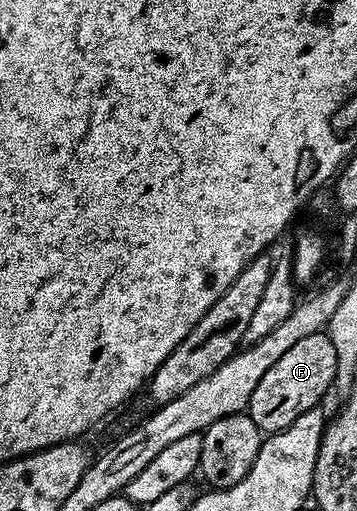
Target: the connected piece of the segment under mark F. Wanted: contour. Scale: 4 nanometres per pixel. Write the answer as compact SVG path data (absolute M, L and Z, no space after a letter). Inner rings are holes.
M310 335L301 337L293 349L288 349L275 364L269 368L269 373L261 377L257 389L253 389L253 397L249 401L246 414L259 426L260 432L274 433L293 425L301 413L320 406L341 368L337 361L337 349L333 349L333 341L326 335Z

